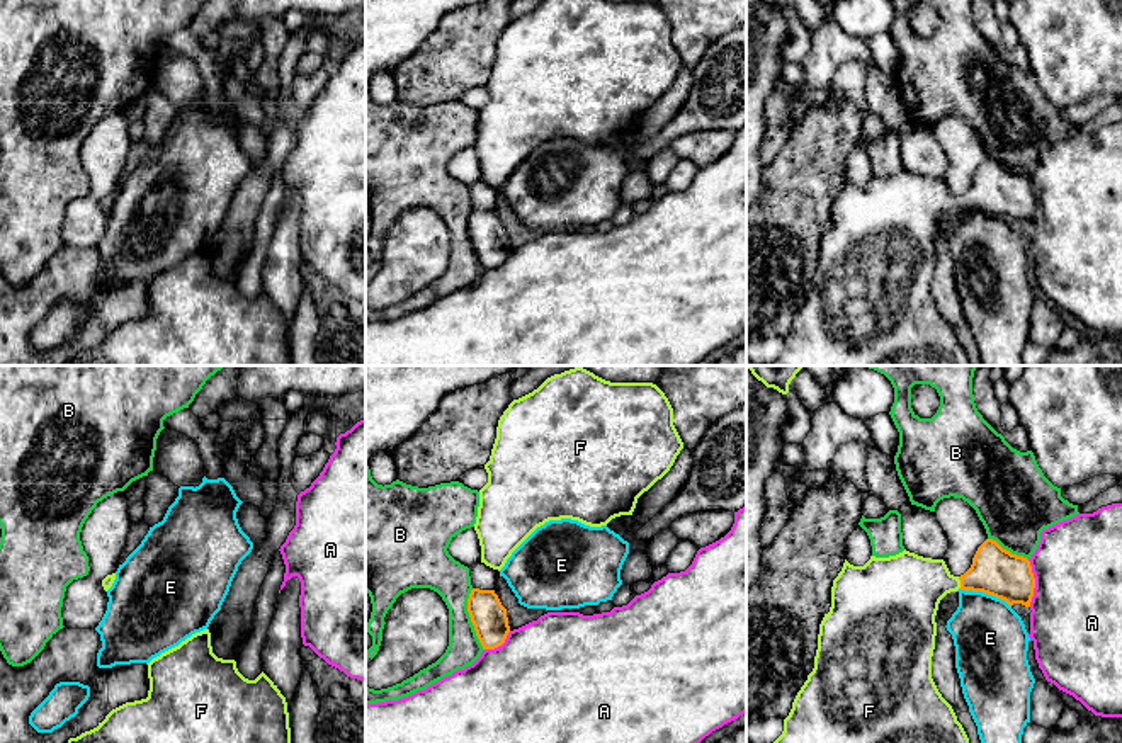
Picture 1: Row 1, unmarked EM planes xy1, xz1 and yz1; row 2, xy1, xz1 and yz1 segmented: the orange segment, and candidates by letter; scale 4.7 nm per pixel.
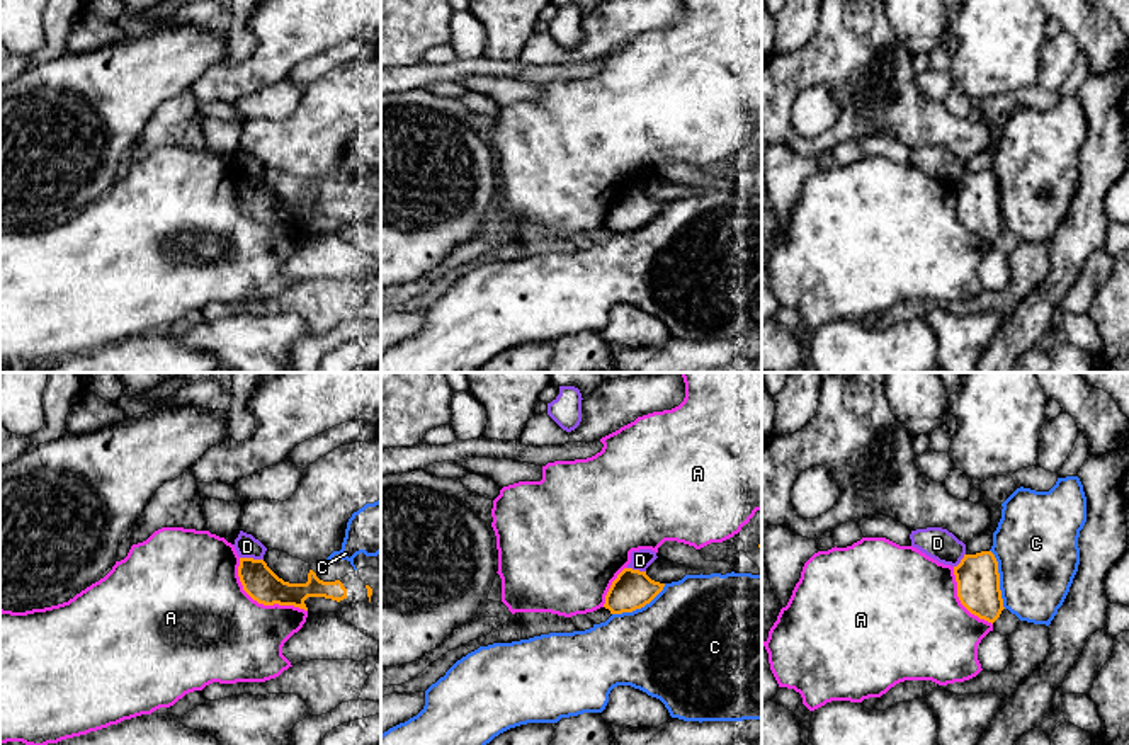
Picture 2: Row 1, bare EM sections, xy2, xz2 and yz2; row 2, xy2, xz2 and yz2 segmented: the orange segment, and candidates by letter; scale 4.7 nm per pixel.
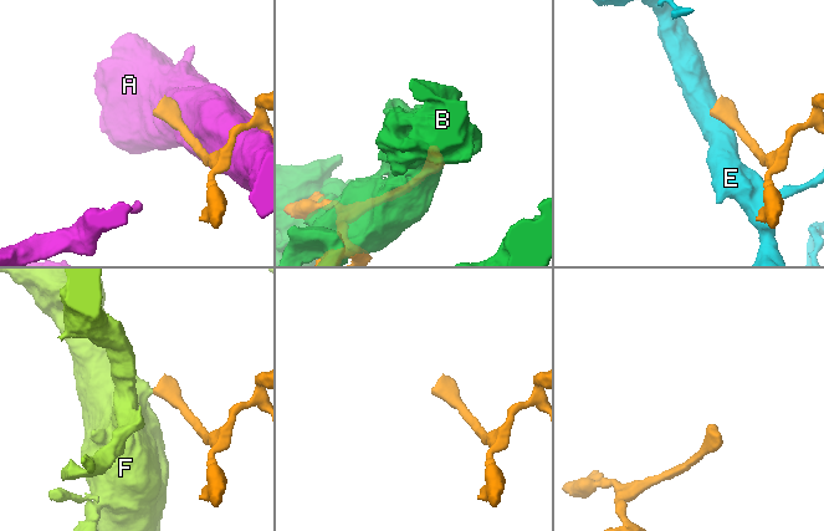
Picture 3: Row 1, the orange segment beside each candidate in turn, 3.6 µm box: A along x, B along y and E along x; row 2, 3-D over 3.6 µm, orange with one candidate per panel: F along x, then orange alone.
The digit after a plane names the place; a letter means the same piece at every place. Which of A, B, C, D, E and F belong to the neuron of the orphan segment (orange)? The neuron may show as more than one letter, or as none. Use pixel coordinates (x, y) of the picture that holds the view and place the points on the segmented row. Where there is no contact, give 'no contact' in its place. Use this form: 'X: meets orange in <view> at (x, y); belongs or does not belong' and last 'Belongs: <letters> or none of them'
A: meets orange in xy2 at (260, 602); does not belong
B: meets orange in xz1 at (471, 619); does not belong
C: meets orange in yz2 at (998, 579); does not belong
D: meets orange in xy2 at (252, 558); does not belong
E: meets orange in yz1 at (985, 592); does not belong
F: meets orange in yz1 at (961, 582); belongs
Belongs: F

